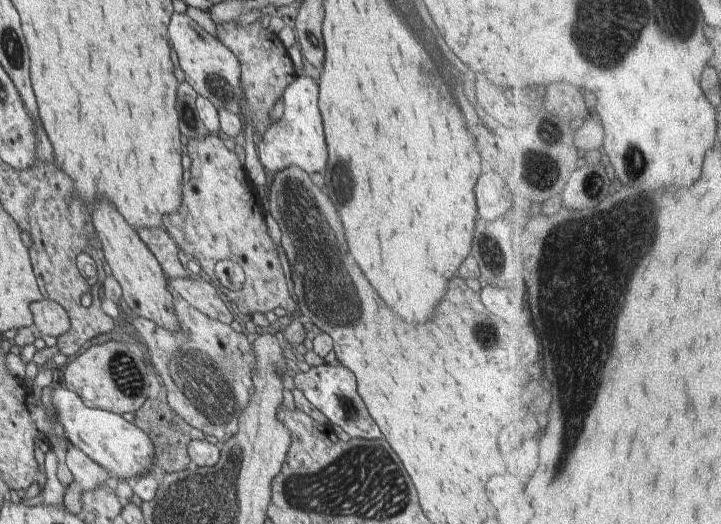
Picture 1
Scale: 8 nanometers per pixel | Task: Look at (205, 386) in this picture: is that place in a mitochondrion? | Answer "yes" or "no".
yes

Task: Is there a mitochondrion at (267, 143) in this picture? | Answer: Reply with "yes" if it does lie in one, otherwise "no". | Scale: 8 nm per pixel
no

